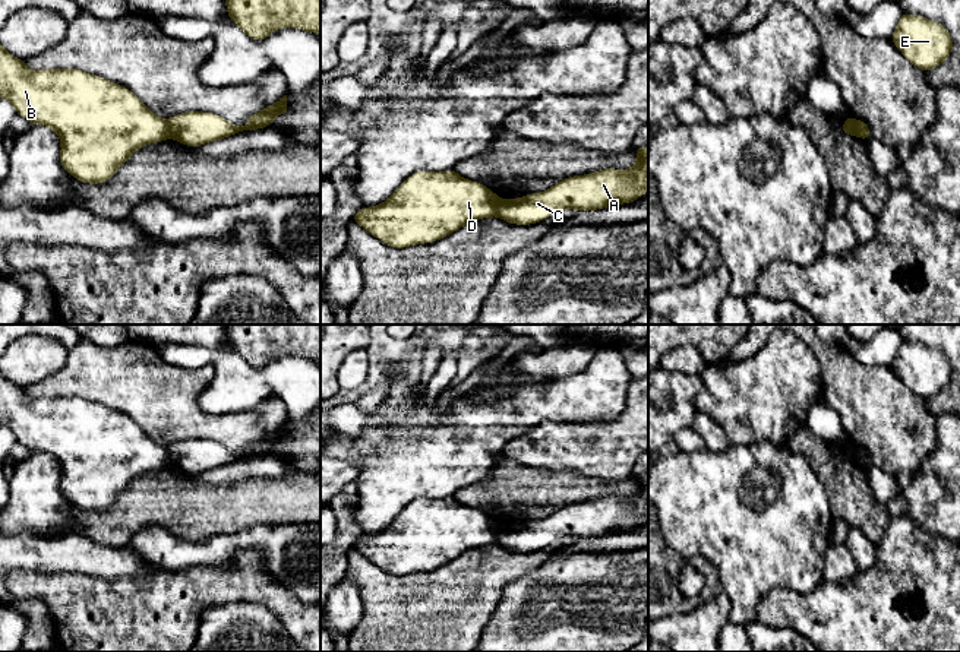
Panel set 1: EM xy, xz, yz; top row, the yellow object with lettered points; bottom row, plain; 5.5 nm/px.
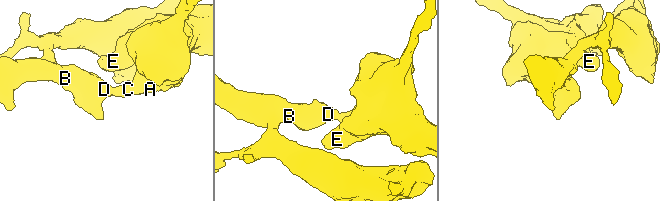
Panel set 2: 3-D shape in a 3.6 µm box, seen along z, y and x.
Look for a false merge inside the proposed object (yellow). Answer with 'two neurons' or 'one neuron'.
two neurons

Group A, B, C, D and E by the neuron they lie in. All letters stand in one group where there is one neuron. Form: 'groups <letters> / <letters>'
groups A C E / B D

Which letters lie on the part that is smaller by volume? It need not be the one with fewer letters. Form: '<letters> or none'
B, D

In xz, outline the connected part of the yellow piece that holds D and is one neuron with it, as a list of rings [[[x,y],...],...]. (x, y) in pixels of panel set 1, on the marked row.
[[[421,170],[405,178],[383,203],[360,208],[351,218],[367,232],[394,249],[435,243],[465,224],[496,215],[499,196],[479,181],[462,178],[455,170]]]

